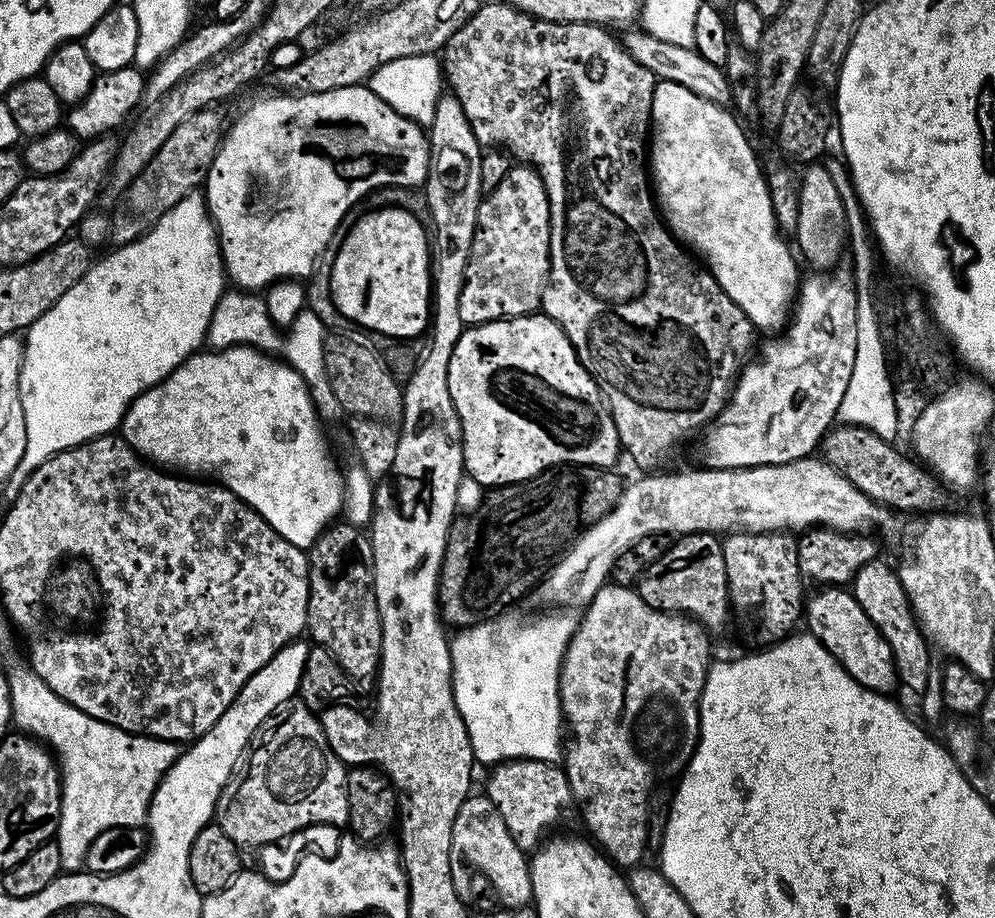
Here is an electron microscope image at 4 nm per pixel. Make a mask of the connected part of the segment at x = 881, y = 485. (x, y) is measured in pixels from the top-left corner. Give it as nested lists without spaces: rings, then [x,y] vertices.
[[[841,423],[824,436],[822,456],[850,483],[858,486],[862,494],[890,510],[901,508],[904,512],[923,514],[947,511],[951,507],[947,487],[927,467],[921,466],[915,459],[907,460],[898,449],[891,447],[894,446],[889,441],[868,428]]]

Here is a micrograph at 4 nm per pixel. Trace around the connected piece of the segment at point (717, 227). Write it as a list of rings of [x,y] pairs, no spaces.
[[[657,79],[654,98],[652,99],[652,115],[650,117],[650,168],[652,171],[650,184],[654,189],[654,199],[659,211],[662,213],[667,227],[670,229],[672,235],[676,237],[677,241],[683,242],[685,245],[693,244],[708,259],[709,265],[707,264],[707,267],[710,269],[714,279],[717,280],[718,286],[748,315],[748,321],[752,323],[753,329],[760,331],[761,328],[764,332],[772,332],[768,334],[776,334],[789,323],[790,313],[793,311],[794,301],[798,296],[798,279],[796,280],[797,257],[794,255],[794,252],[794,257],[792,257],[792,252],[788,249],[787,242],[784,241],[787,239],[782,235],[780,229],[776,227],[776,215],[770,202],[768,182],[765,173],[762,171],[762,164],[756,161],[756,152],[752,149],[751,142],[744,137],[743,130],[740,129],[739,122],[741,123],[741,121],[735,115],[732,117],[727,112],[728,110],[727,107],[718,105],[712,100],[700,97],[684,85],[675,84],[674,81]]]

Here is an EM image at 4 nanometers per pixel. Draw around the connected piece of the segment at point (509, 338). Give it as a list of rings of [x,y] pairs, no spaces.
[[[543,314],[531,316],[509,316],[507,320],[492,320],[485,324],[465,327],[461,332],[454,350],[450,354],[448,367],[448,386],[450,398],[454,402],[454,410],[458,410],[462,442],[464,443],[464,470],[467,475],[474,477],[485,489],[495,490],[501,486],[523,485],[534,479],[540,472],[561,464],[585,464],[595,468],[612,468],[615,460],[622,456],[622,445],[618,438],[616,423],[611,416],[595,378],[585,370],[583,362],[576,357],[576,351],[566,334],[552,319]]]

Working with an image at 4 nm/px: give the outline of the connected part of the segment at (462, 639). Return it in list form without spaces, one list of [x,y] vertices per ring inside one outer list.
[[[550,610],[545,616],[540,616],[537,620],[532,620],[529,624],[520,624],[517,628],[512,628],[509,632],[492,632],[491,623],[485,622],[478,624],[474,628],[466,628],[457,631],[451,637],[452,646],[452,695],[456,702],[456,709],[462,714],[466,722],[468,737],[472,743],[472,755],[475,763],[488,764],[495,766],[501,762],[509,760],[538,760],[541,762],[556,762],[562,756],[562,737],[565,735],[566,728],[562,723],[562,713],[560,711],[560,663],[564,660],[564,652],[568,648],[570,638],[576,632],[578,623],[577,617],[571,616],[568,610]]]

